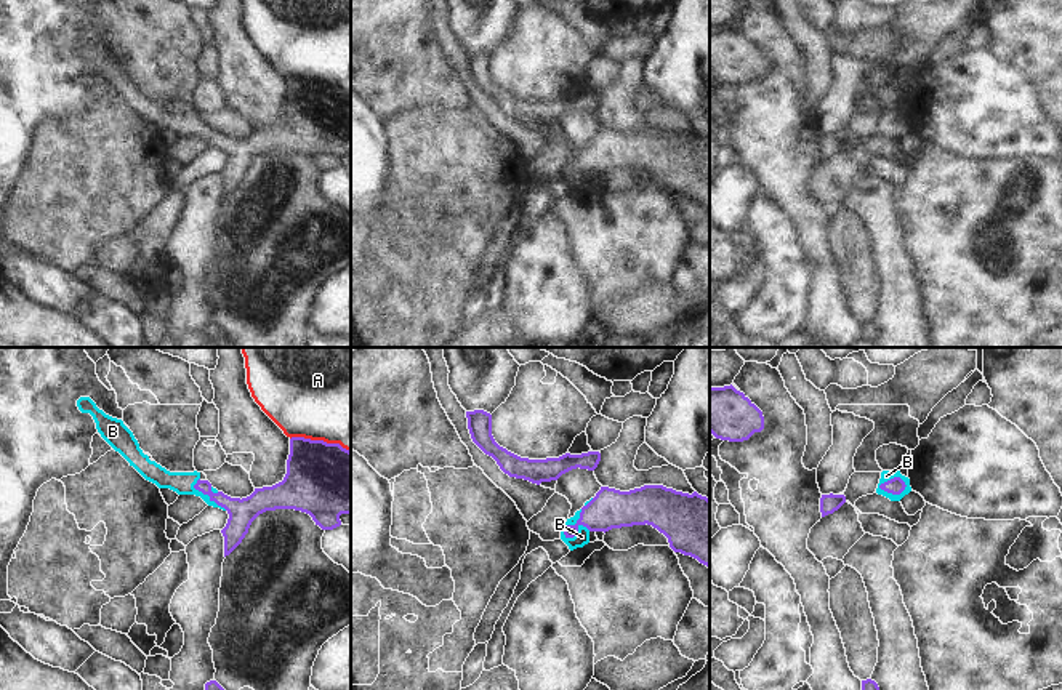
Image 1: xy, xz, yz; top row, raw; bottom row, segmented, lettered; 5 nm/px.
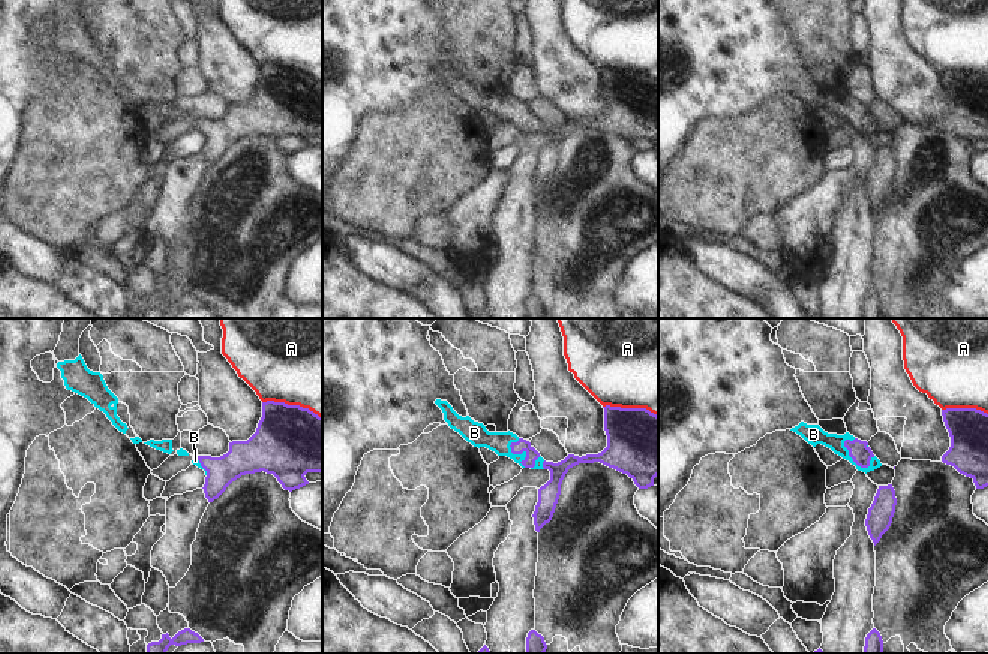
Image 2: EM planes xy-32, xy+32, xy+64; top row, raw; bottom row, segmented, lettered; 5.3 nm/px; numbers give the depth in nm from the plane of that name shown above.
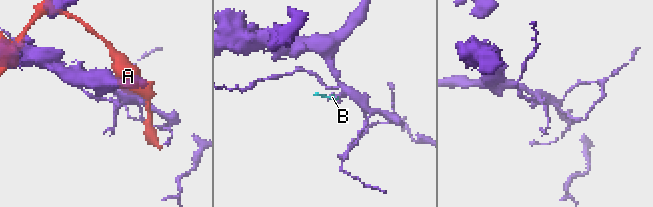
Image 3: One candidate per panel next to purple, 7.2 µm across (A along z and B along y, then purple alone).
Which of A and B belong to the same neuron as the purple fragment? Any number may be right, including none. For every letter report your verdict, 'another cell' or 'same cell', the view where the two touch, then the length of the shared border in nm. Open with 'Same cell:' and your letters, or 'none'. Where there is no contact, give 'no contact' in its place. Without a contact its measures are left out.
Same cell: B
A: another cell | xy | 320 nm
B: same cell | xz | 170 nm

